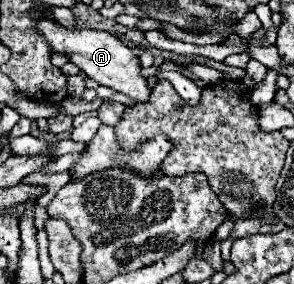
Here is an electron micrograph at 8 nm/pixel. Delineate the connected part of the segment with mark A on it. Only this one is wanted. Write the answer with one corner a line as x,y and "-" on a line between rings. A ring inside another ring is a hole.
37,19
35,27
41,31
41,35
45,37
45,41
49,43
53,53
61,53
69,59
69,63
77,65
89,79
95,79
99,85
107,85
113,87
119,93
125,93
127,97
131,97
133,101
147,101
149,99
149,87
145,77
141,77
139,69
139,59
137,55
133,55
133,51
123,45
115,35
107,33
107,31
97,31
97,29
89,29
89,27
63,27
61,23
53,21
53,19

